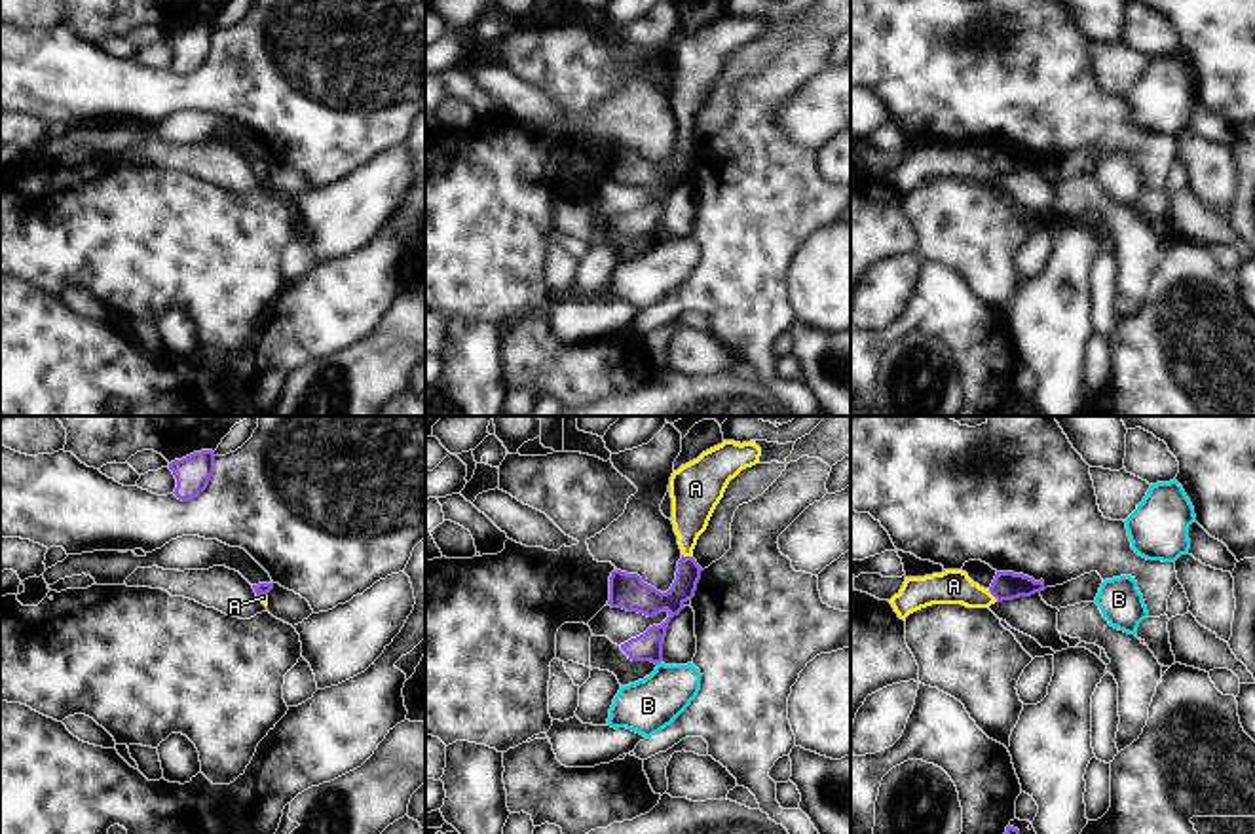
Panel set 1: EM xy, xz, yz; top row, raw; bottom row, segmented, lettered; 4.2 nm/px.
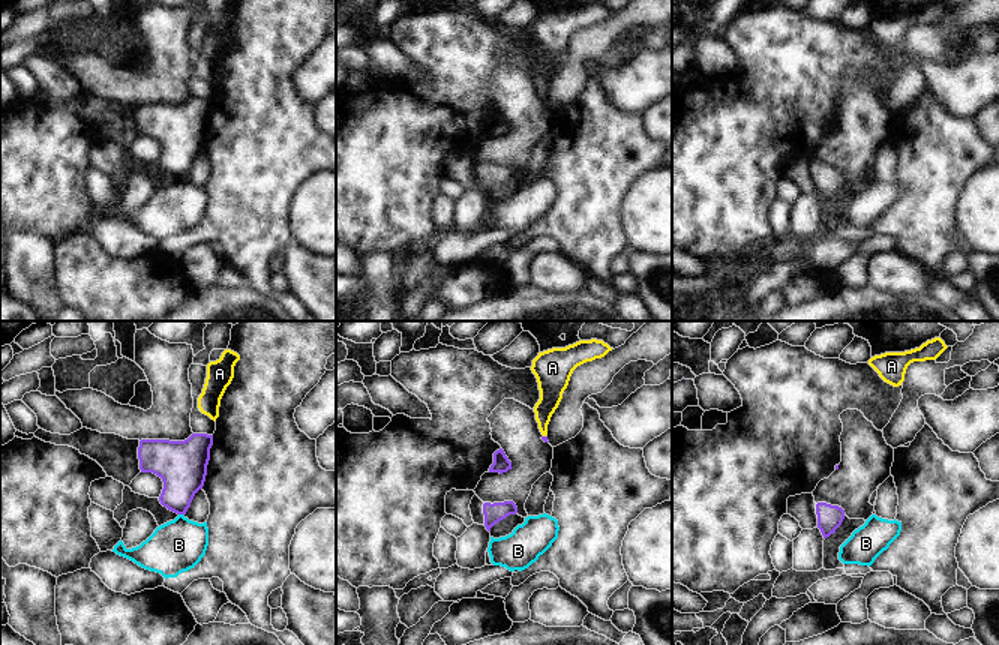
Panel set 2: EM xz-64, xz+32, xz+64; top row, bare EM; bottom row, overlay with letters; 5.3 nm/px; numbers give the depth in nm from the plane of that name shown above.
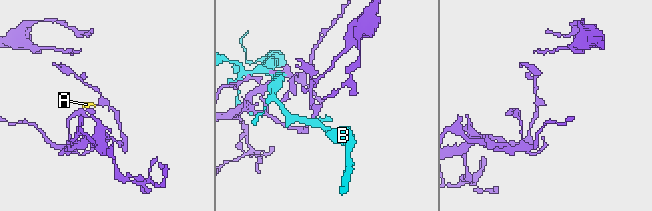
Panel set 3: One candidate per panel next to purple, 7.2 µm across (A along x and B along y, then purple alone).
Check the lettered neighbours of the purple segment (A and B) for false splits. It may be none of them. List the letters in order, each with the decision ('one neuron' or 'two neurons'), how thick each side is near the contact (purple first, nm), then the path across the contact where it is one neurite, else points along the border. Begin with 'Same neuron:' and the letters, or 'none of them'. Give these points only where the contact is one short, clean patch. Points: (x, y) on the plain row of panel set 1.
Same neuron: A
A: one neuron; calibres 130 and 140 nm; way yz (1007, 160), (992, 168), (967, 168), (954, 160)
B: two neurons; calibres 120 and 220 nm

